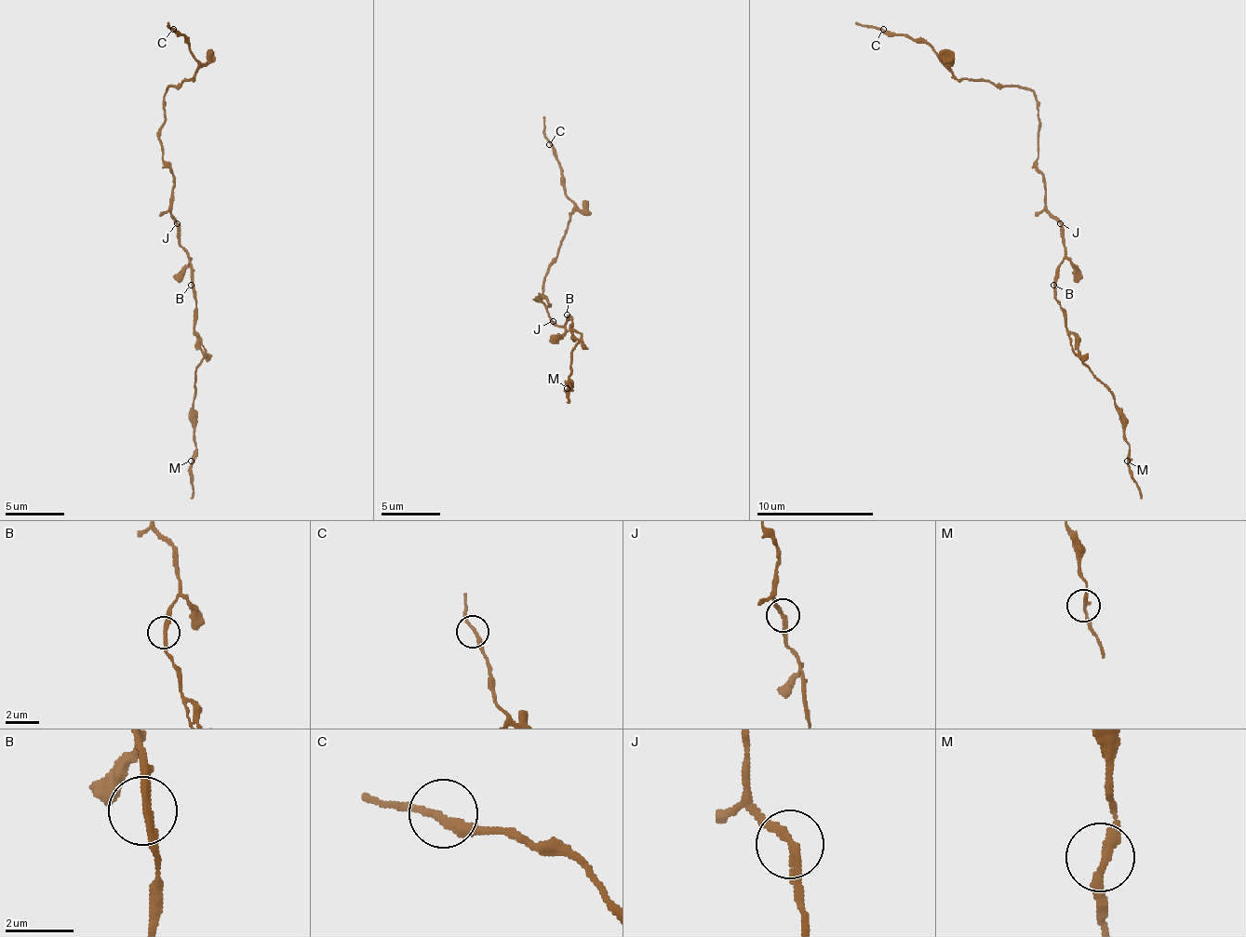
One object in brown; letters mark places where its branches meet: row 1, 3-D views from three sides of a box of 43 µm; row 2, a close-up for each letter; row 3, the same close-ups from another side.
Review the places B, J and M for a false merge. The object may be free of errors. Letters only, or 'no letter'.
no letter

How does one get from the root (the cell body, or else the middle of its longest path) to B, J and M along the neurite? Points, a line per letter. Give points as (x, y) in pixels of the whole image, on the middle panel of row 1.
B: (549, 305), (546, 312), (558, 327), (564, 327), (567, 314)
J: (549, 305), (546, 312), (552, 320)
M: (549, 305), (549, 317), (558, 327), (569, 317), (579, 338), (569, 362), (569, 391), (567, 388)

